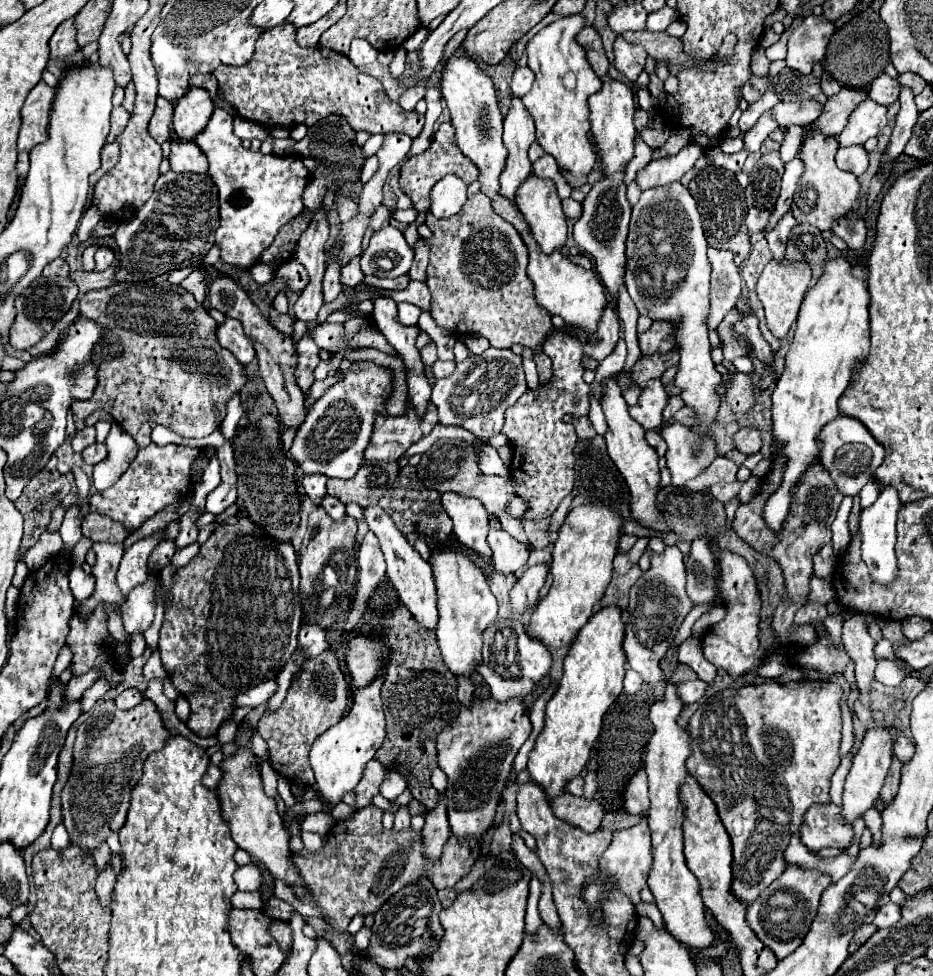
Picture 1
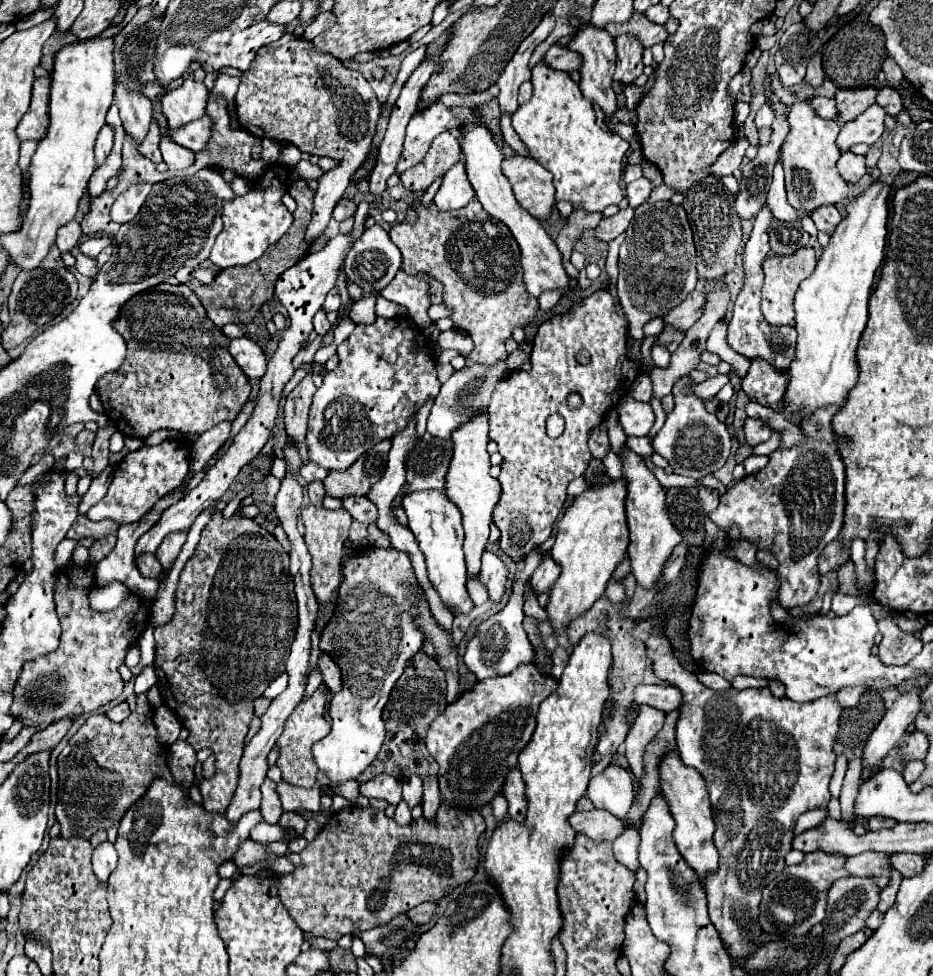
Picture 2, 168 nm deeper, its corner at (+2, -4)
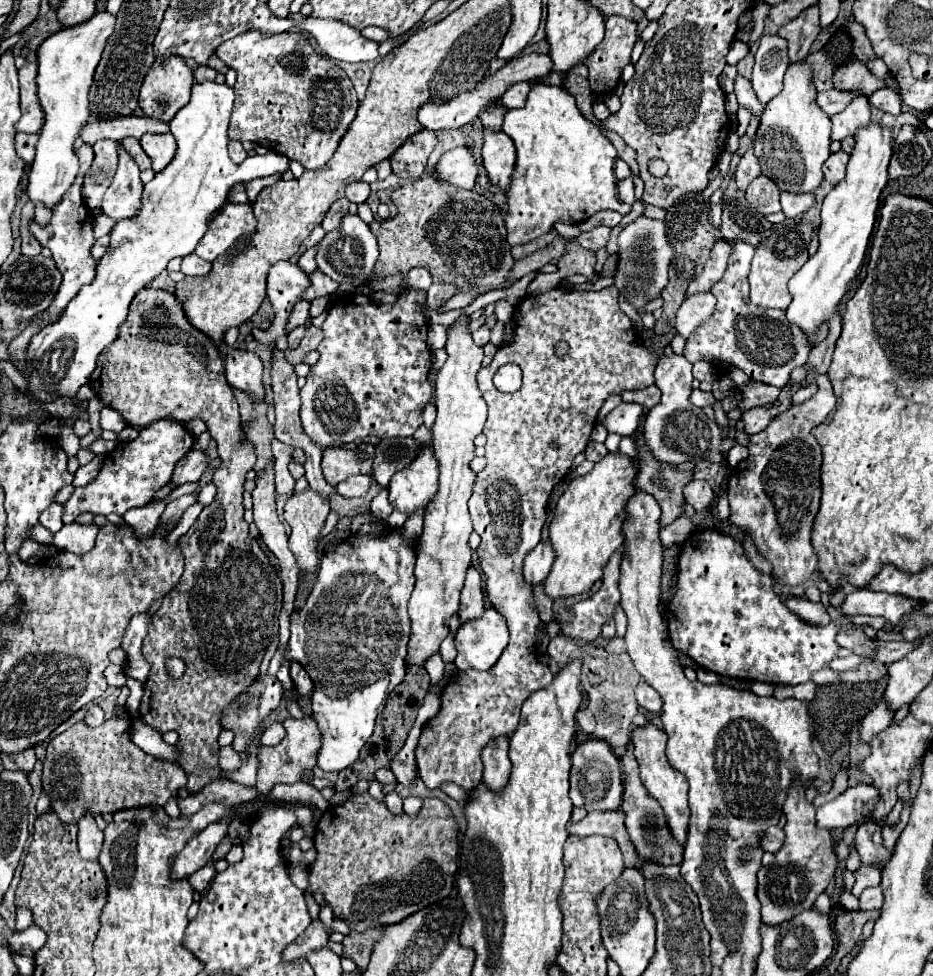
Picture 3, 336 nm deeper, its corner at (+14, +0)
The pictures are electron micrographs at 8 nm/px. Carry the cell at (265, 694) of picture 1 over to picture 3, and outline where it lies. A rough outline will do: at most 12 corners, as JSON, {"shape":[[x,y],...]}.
{"shape":[[402,532],[320,560],[268,672],[314,680],[318,768],[358,760],[406,670]]}

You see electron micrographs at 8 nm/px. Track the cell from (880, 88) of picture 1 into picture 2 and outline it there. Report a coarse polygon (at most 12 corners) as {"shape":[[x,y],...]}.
{"shape":[[882,88],[876,102],[890,114],[902,112],[902,98],[894,88]]}

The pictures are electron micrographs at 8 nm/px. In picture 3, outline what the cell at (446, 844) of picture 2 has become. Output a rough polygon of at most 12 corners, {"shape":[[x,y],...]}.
{"shape":[[328,806],[306,892],[356,932],[452,892],[458,820]]}

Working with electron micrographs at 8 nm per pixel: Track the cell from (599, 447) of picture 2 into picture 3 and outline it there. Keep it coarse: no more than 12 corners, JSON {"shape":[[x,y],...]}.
{"shape":[[590,442],[584,454],[586,460],[598,462],[608,454],[600,442]]}

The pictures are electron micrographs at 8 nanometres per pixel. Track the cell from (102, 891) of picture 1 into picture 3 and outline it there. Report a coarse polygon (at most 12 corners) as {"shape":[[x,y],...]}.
{"shape":[[86,814],[78,822],[82,860],[98,860],[102,830]]}

